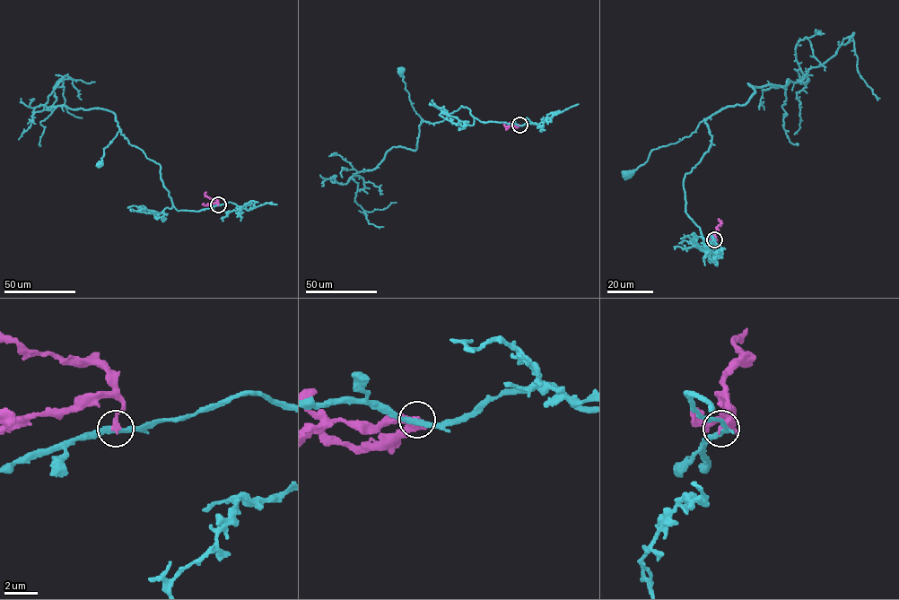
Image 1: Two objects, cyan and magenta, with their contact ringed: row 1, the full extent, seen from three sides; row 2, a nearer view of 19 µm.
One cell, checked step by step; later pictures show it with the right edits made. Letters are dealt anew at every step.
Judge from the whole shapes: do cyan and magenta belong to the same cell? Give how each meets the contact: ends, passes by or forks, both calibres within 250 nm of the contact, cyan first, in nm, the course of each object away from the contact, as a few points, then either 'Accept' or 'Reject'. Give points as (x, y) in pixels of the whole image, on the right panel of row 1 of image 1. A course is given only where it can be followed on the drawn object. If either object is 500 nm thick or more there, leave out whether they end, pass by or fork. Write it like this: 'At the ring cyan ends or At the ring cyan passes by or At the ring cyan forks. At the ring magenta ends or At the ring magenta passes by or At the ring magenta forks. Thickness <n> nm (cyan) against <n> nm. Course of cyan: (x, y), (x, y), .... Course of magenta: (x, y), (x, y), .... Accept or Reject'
At the ring cyan passes by. At the ring magenta ends. Thickness 320 nm (cyan) against 280 nm. Course of cyan: (714, 239), (710, 249), (703, 244), (685, 212), (683, 185), (711, 143), (704, 119), (627, 174). Course of magenta: (714, 239), (716, 227), (720, 221), (719, 219). Reject

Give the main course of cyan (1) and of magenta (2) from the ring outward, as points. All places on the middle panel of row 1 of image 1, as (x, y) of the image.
1: (519, 125), (481, 122), (473, 117), (466, 107), (461, 106), (442, 121), (423, 121), (414, 109), (400, 71)
2: (519, 125), (508, 127)

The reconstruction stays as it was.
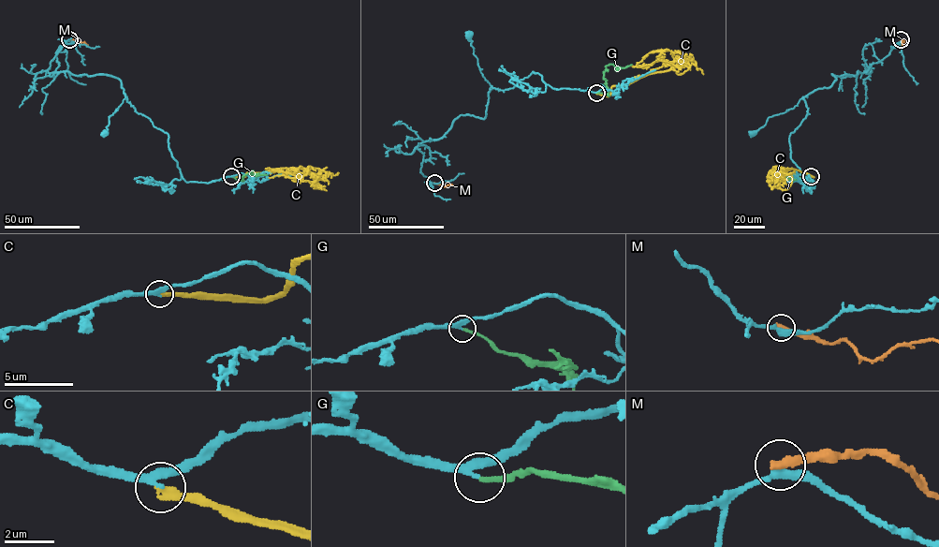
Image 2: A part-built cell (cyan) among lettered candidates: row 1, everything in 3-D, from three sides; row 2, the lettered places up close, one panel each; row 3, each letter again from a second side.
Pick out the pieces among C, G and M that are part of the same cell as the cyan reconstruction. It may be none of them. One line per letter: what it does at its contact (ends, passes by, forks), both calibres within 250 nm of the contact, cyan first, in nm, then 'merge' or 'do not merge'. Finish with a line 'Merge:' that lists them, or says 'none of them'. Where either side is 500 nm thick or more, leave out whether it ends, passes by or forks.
C: it ends | 240/280 nm | do not merge
G: it ends | 180/190 nm | merge
M: it ends | 360/300 nm | do not merge
Merge: G

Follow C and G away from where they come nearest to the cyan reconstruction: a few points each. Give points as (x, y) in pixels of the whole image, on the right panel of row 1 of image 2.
C: (811, 176), (784, 168), (772, 173), (770, 185), (784, 189), (791, 184), (792, 176)
G: (811, 176), (810, 181), (784, 177), (782, 173), (784, 172), (785, 175), (782, 175)

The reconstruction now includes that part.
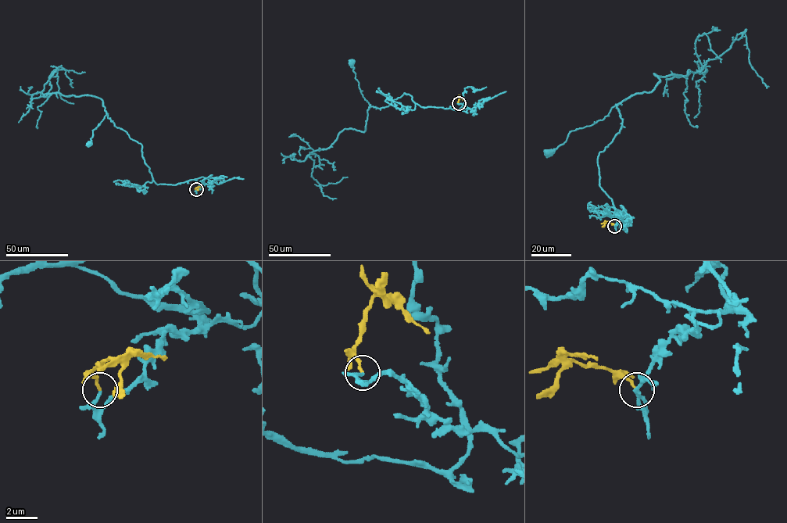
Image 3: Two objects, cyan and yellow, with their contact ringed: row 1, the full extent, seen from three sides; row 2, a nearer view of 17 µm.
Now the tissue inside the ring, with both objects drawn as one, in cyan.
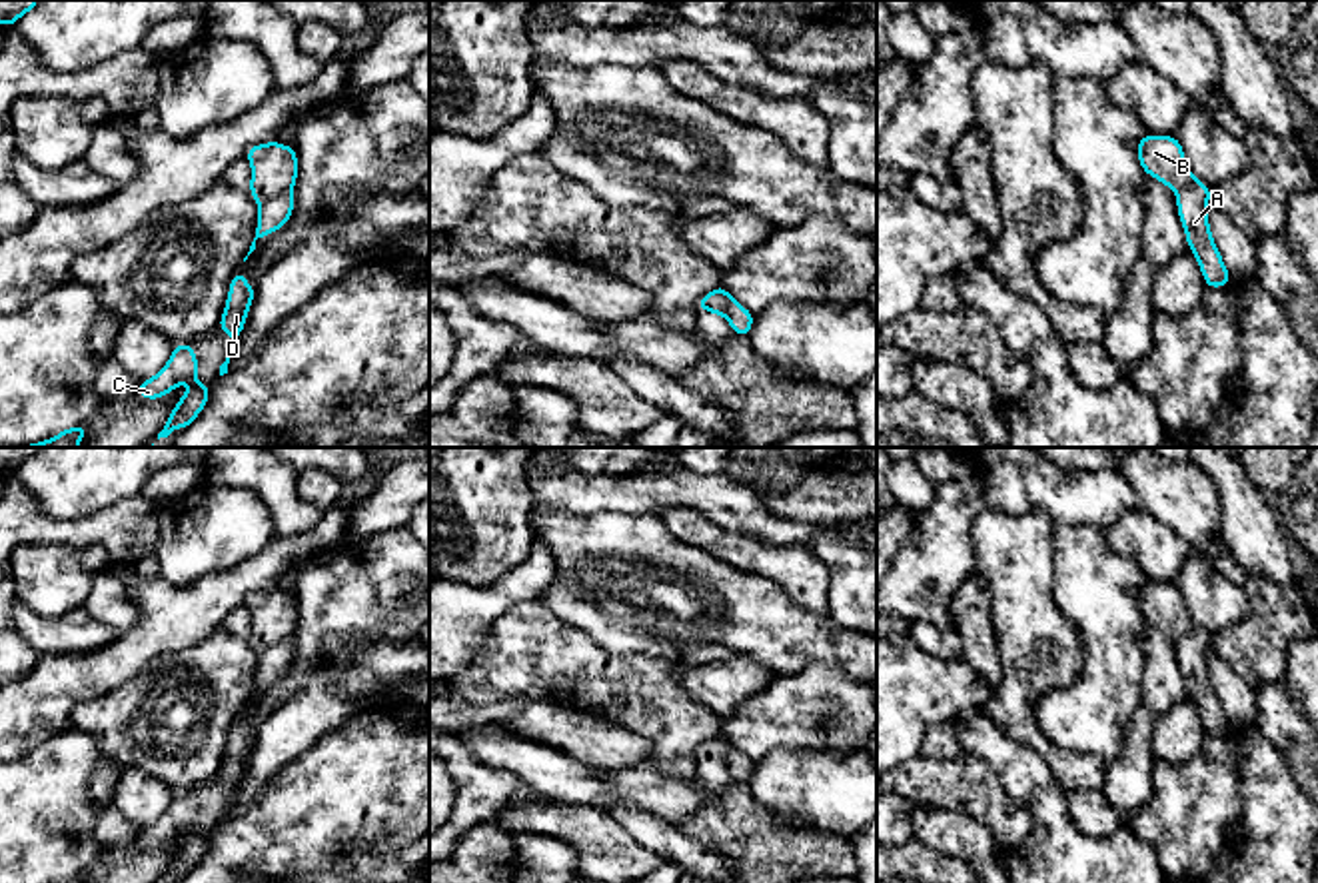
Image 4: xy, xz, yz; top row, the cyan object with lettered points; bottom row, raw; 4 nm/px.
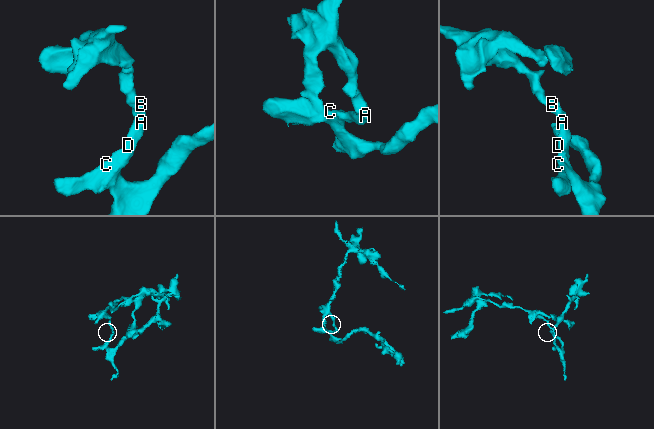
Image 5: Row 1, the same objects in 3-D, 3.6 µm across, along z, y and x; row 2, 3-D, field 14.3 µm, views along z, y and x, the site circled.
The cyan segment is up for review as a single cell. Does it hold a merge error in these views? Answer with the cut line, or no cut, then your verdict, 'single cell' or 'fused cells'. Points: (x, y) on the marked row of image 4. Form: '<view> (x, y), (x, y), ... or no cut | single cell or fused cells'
xy (290, 188), (260, 206) | fused cells

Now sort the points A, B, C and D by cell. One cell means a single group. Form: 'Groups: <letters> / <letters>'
Groups: A C D / B

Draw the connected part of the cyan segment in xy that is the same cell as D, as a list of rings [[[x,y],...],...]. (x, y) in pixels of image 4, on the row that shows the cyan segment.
[[[238,270],[230,282],[230,292],[226,298],[226,310],[220,318],[218,328],[232,338],[232,354],[236,350],[240,332],[248,320],[248,308],[256,298],[256,288],[248,286],[248,278]]]

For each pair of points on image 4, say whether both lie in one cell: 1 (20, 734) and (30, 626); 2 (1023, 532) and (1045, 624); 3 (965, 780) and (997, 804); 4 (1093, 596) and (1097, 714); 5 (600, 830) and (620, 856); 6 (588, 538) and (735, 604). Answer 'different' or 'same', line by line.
1: same
2: same
3: same
4: same
5: same
6: same

